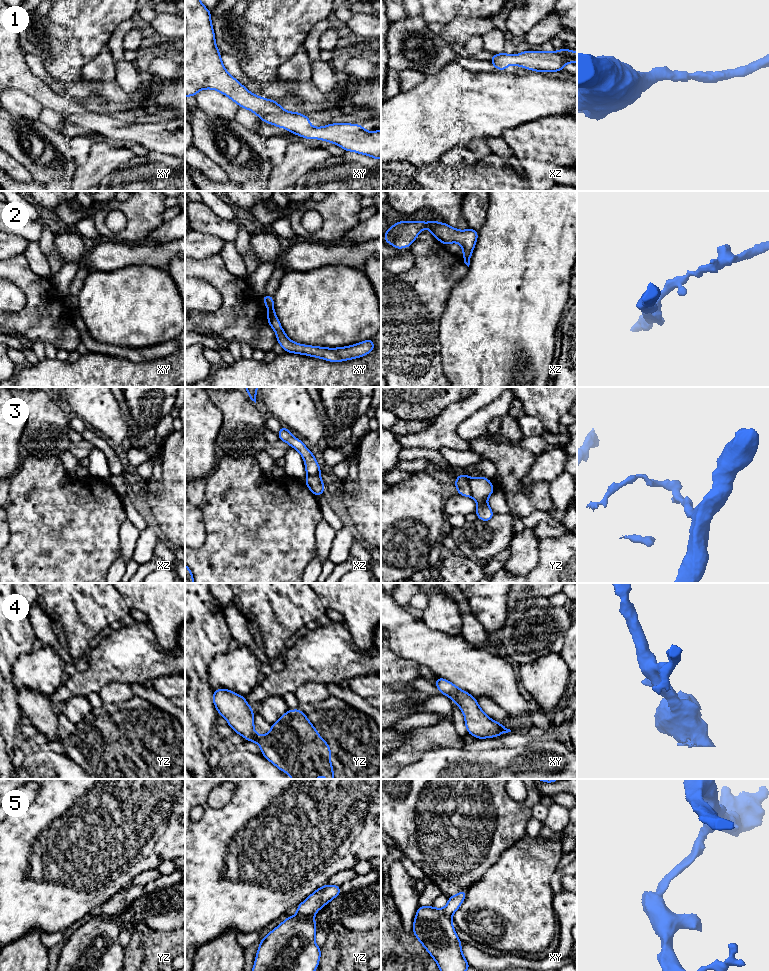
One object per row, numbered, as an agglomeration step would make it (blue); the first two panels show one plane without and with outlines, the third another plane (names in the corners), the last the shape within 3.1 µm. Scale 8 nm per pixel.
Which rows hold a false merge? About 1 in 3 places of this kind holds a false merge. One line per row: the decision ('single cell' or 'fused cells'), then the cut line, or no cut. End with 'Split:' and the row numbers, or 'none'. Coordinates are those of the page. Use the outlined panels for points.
1: single cell; no cut
2: fused cells; cut in xy along (273, 308), (268, 310)
3: fused cells; cut in yz along (469, 478), (471, 496)
4: single cell; no cut
5: single cell; no cut
Split: 2, 3

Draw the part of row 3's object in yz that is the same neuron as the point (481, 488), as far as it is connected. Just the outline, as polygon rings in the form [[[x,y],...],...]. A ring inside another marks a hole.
[[[483,476],[470,478],[469,485],[471,487],[471,497],[474,498],[477,503],[475,513],[478,519],[485,522],[490,521],[493,518],[494,513],[486,500],[494,492],[491,480]]]

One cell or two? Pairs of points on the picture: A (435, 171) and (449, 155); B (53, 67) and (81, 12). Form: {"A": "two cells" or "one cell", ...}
{"A": "two cells", "B": "one cell"}

